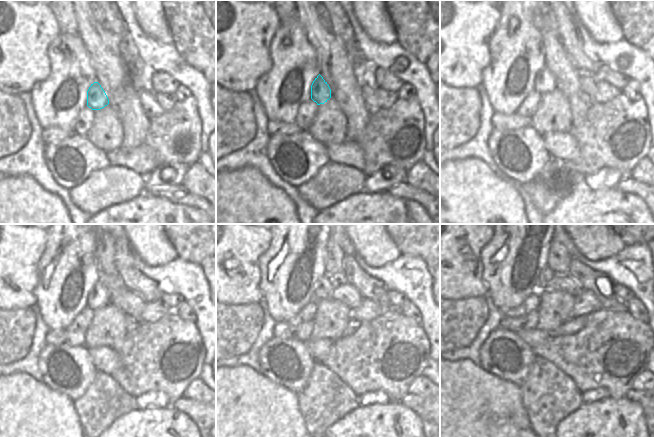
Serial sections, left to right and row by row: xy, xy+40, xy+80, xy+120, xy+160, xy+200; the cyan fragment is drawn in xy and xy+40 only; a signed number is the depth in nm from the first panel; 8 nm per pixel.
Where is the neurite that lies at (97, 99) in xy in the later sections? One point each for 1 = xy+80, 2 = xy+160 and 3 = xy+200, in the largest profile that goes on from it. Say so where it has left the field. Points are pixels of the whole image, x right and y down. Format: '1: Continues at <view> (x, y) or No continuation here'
1: Continues at xy+80 (544, 81)
2: Continues at xy+160 (328, 283)
3: Continues at xy+200 (546, 274)

